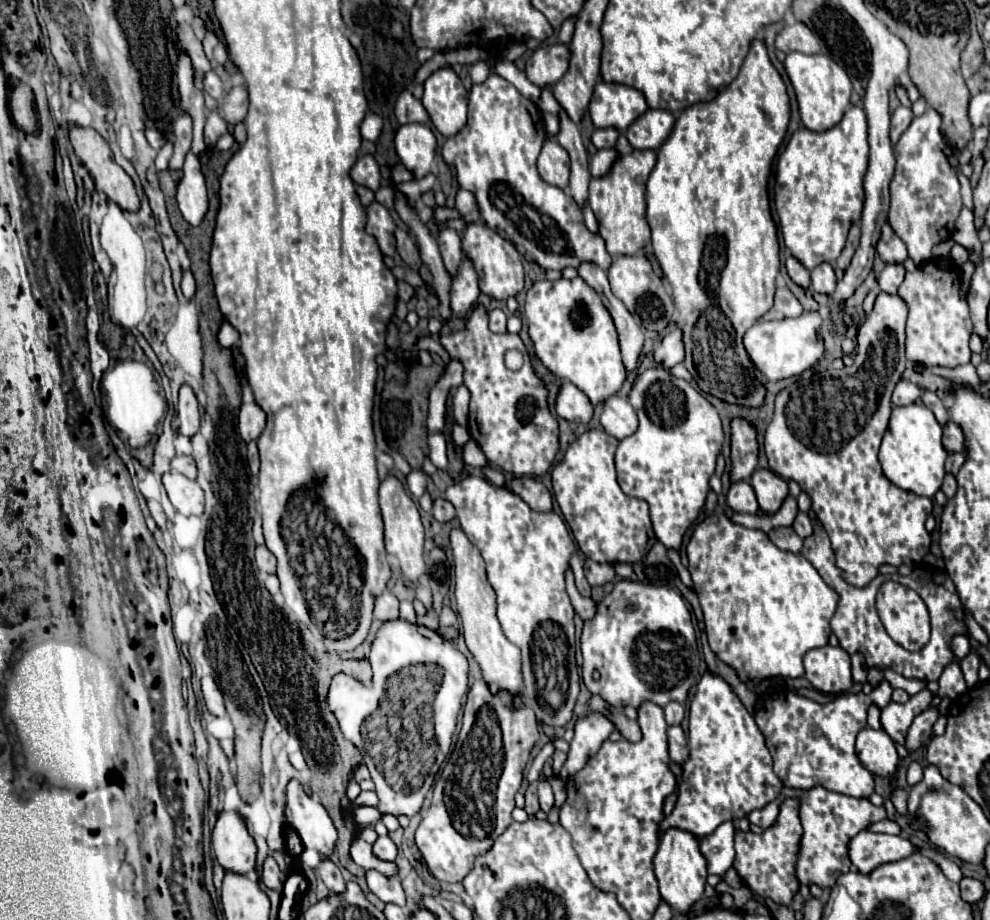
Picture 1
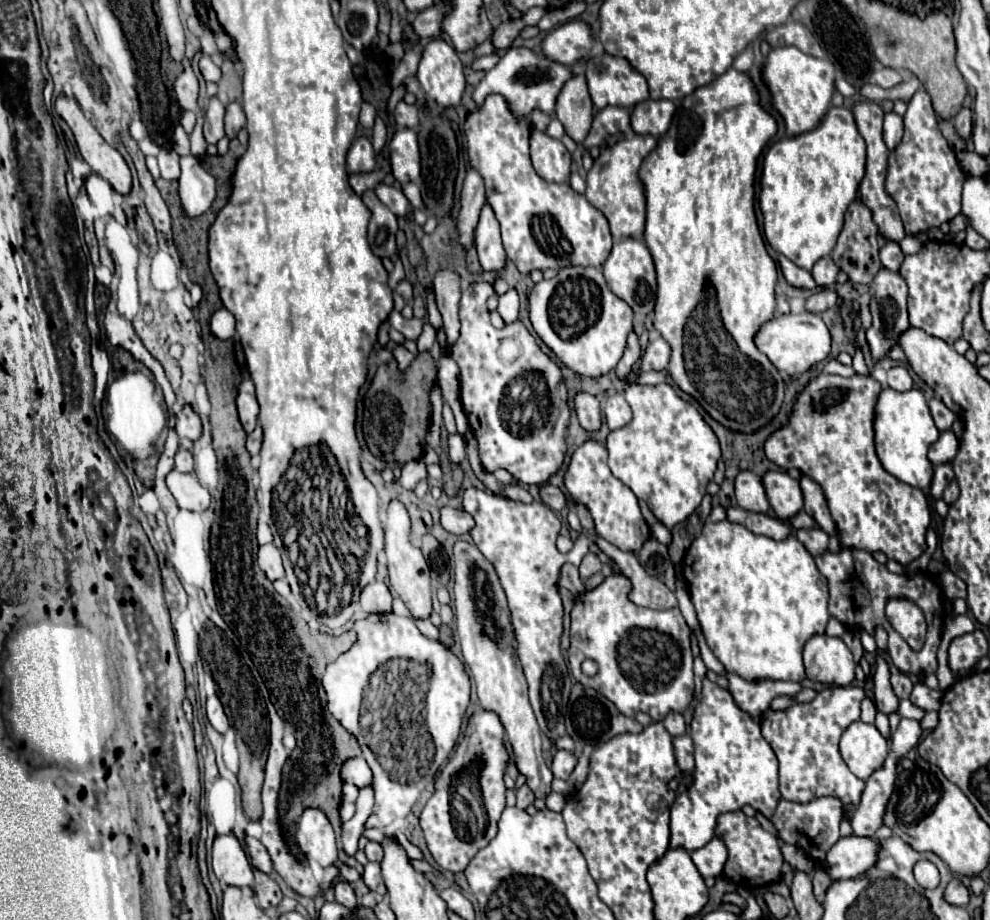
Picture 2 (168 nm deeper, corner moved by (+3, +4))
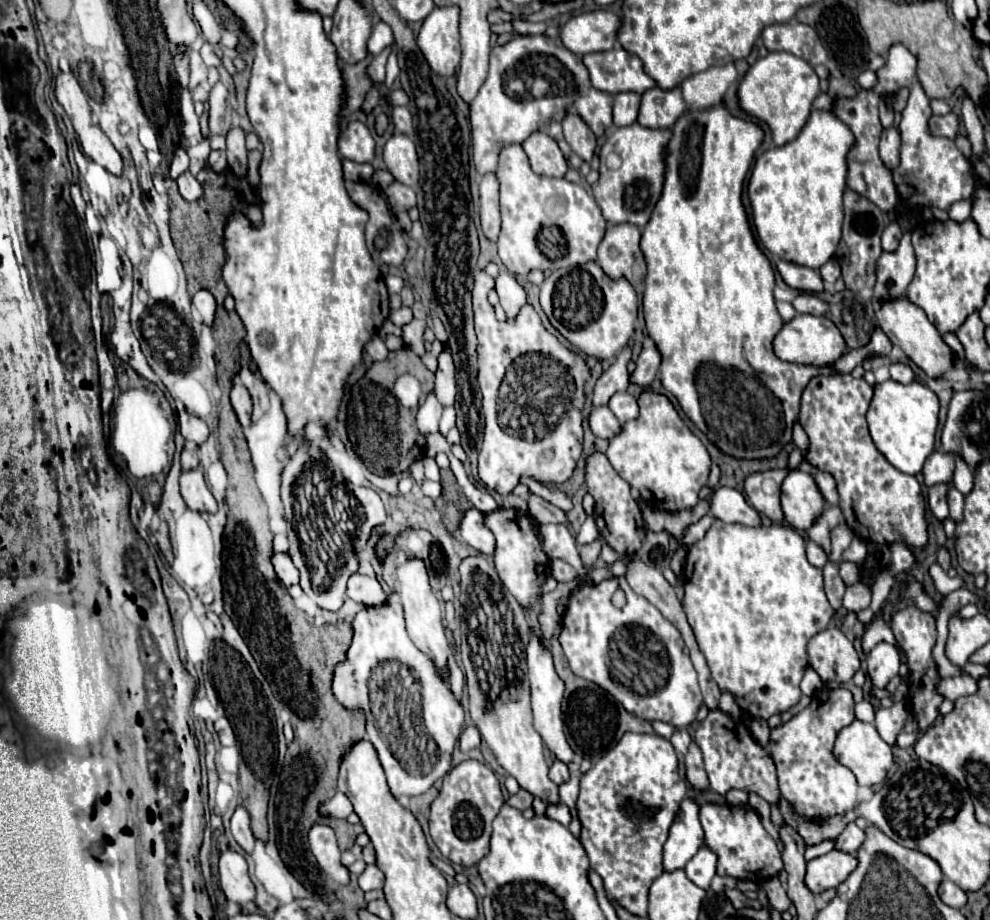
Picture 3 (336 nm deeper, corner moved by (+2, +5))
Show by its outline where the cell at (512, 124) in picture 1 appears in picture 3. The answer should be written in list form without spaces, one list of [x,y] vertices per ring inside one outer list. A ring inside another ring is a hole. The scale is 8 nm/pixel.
[[[520,144],[502,150],[496,174],[500,180],[502,212],[498,256],[510,274],[526,276],[534,268],[558,270],[596,260],[596,248],[608,222],[596,200],[580,184],[534,174]]]

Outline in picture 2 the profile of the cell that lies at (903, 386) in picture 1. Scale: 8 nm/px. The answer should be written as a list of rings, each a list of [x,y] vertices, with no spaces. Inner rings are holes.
[[[893,367],[893,369],[889,369],[889,373],[887,373],[887,385],[889,385],[893,391],[903,393],[903,391],[913,389],[913,379],[911,379],[911,375],[907,373],[905,367]]]

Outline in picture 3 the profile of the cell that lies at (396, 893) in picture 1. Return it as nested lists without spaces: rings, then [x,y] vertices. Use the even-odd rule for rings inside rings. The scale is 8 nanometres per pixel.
[[[370,864],[370,866],[366,866],[366,870],[358,876],[358,884],[360,884],[360,888],[362,888],[364,892],[368,892],[368,890],[378,890],[378,888],[384,886],[384,874],[382,874],[382,870],[380,870],[376,864]]]

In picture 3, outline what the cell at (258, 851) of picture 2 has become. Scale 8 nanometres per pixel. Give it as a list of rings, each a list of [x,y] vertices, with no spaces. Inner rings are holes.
[[[238,806],[238,808],[234,810],[234,814],[232,814],[232,818],[230,818],[230,830],[232,830],[234,840],[236,840],[246,852],[252,852],[256,838],[254,838],[252,830],[250,830],[250,816],[248,816],[248,812],[246,812],[242,806]]]

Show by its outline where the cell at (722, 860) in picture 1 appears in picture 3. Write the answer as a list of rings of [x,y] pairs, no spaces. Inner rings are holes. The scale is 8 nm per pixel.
[[[704,846],[696,852],[694,858],[688,860],[686,868],[684,868],[686,876],[696,884],[700,886],[702,890],[708,890],[710,888],[710,882],[716,874],[716,862],[714,862],[714,854],[710,854],[710,850],[706,850]]]

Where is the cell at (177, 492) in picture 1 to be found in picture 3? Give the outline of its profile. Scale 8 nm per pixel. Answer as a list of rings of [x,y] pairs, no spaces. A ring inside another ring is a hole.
[[[200,468],[190,470],[190,472],[182,472],[180,492],[182,492],[182,498],[188,504],[188,508],[198,510],[198,512],[210,512],[210,514],[218,512],[216,500],[212,496],[212,492],[208,490]]]

